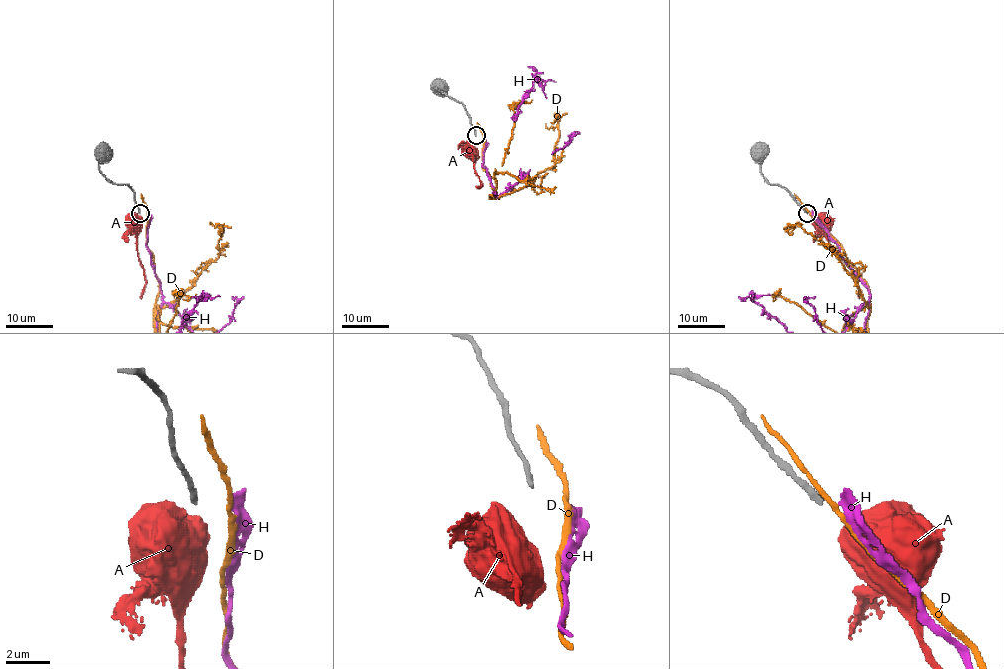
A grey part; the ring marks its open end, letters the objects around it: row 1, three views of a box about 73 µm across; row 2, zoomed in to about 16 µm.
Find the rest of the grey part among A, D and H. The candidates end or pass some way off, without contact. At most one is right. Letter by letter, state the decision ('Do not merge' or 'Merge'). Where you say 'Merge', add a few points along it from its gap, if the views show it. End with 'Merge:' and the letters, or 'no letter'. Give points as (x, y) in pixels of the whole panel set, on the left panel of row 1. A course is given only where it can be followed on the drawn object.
A: Do not merge
D: Do not merge
H: Do not merge
Merge: no letter

